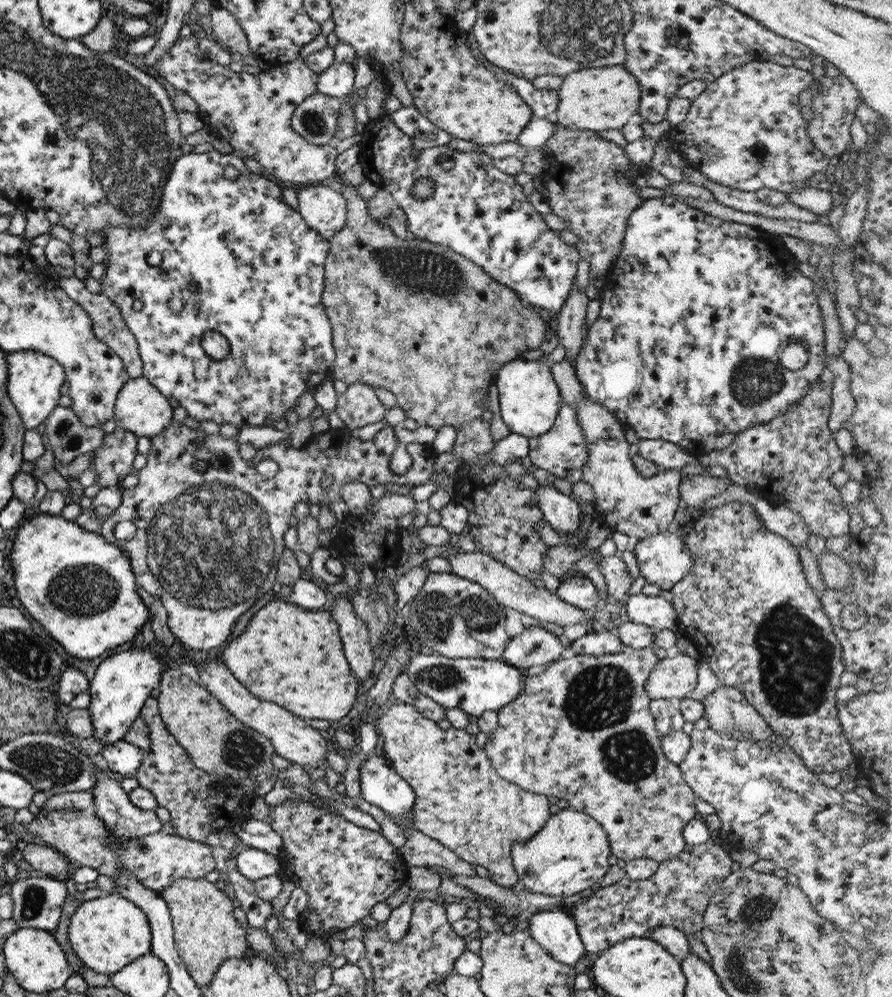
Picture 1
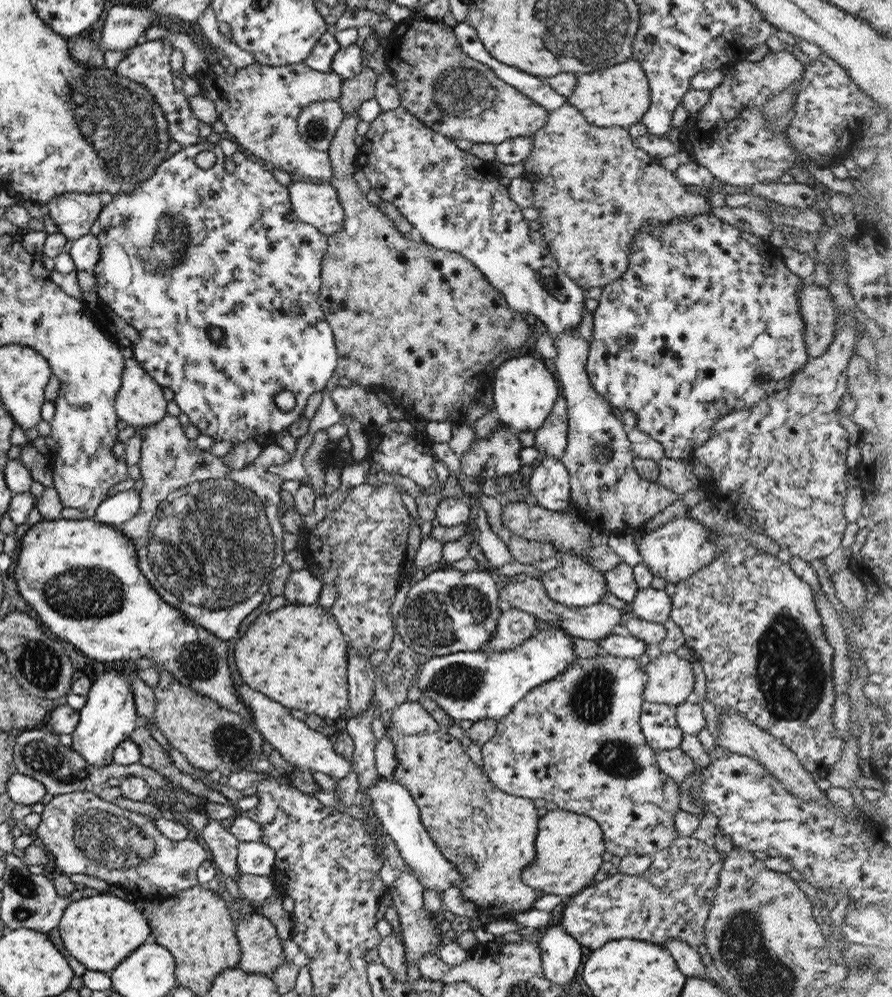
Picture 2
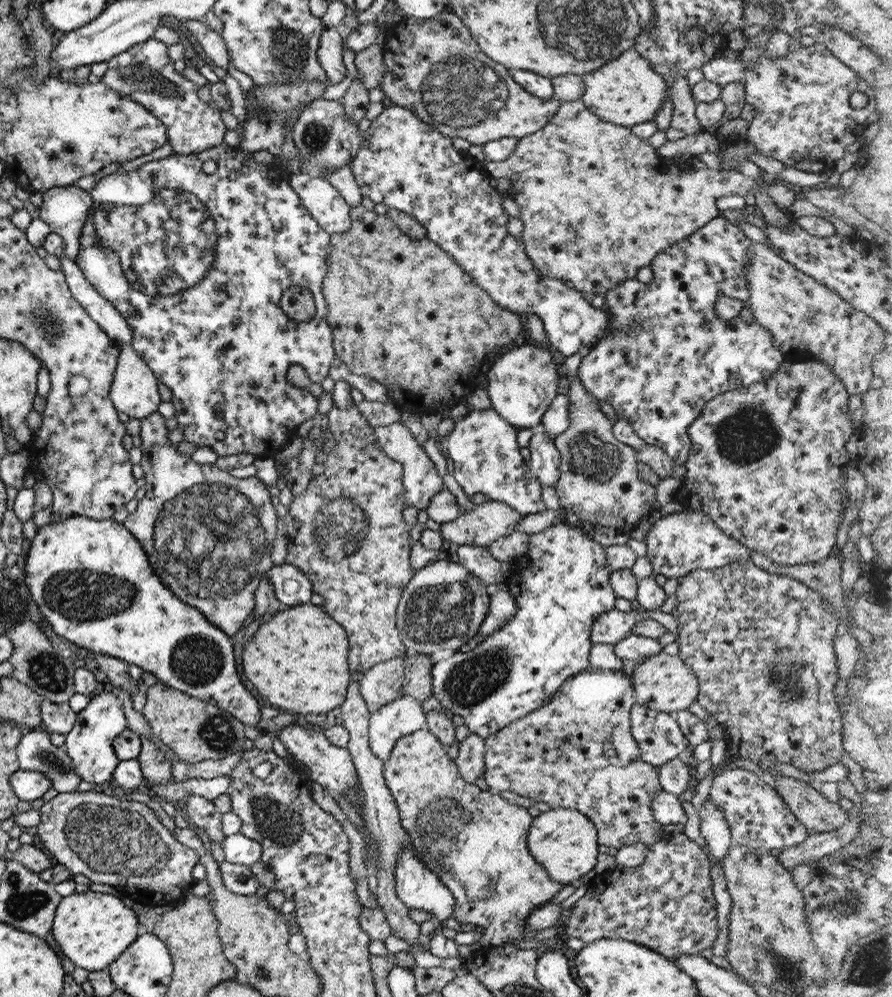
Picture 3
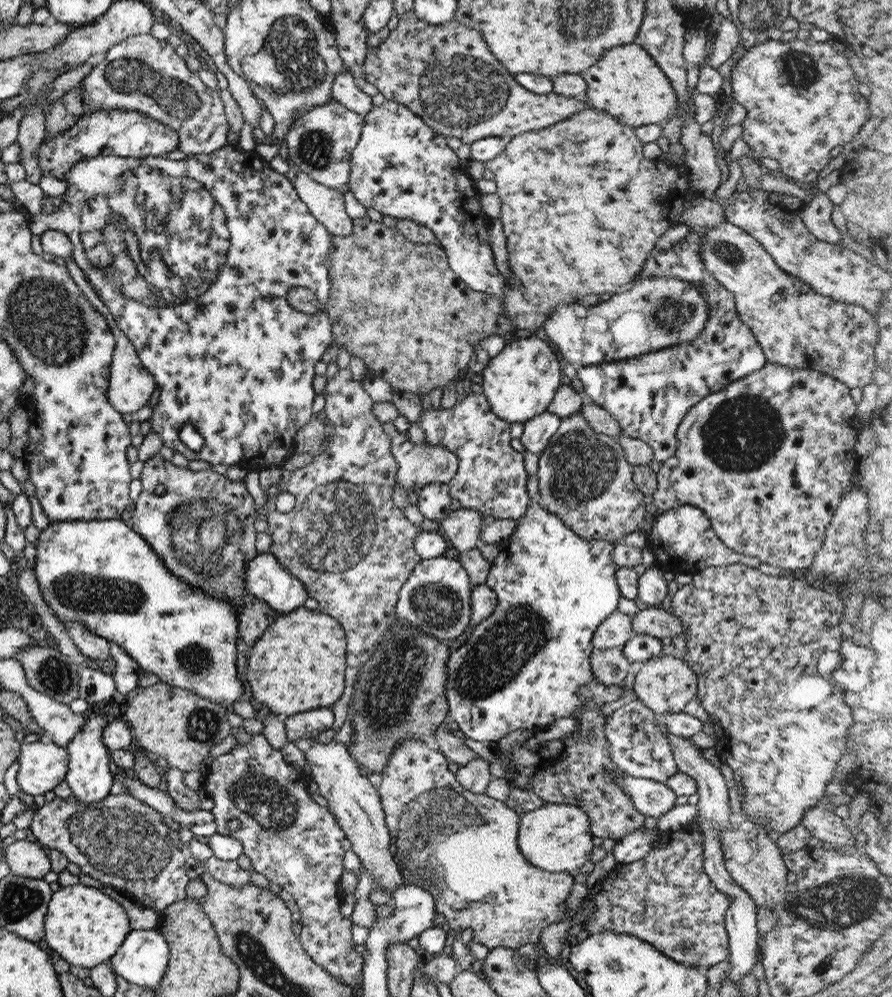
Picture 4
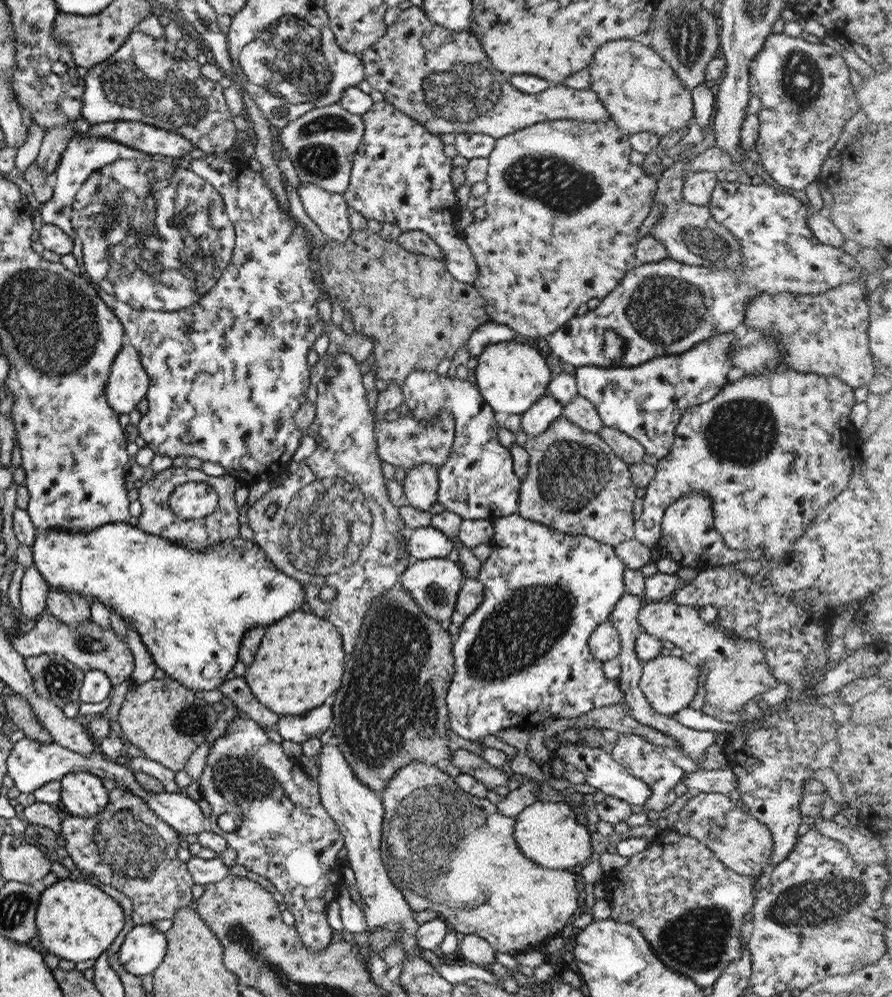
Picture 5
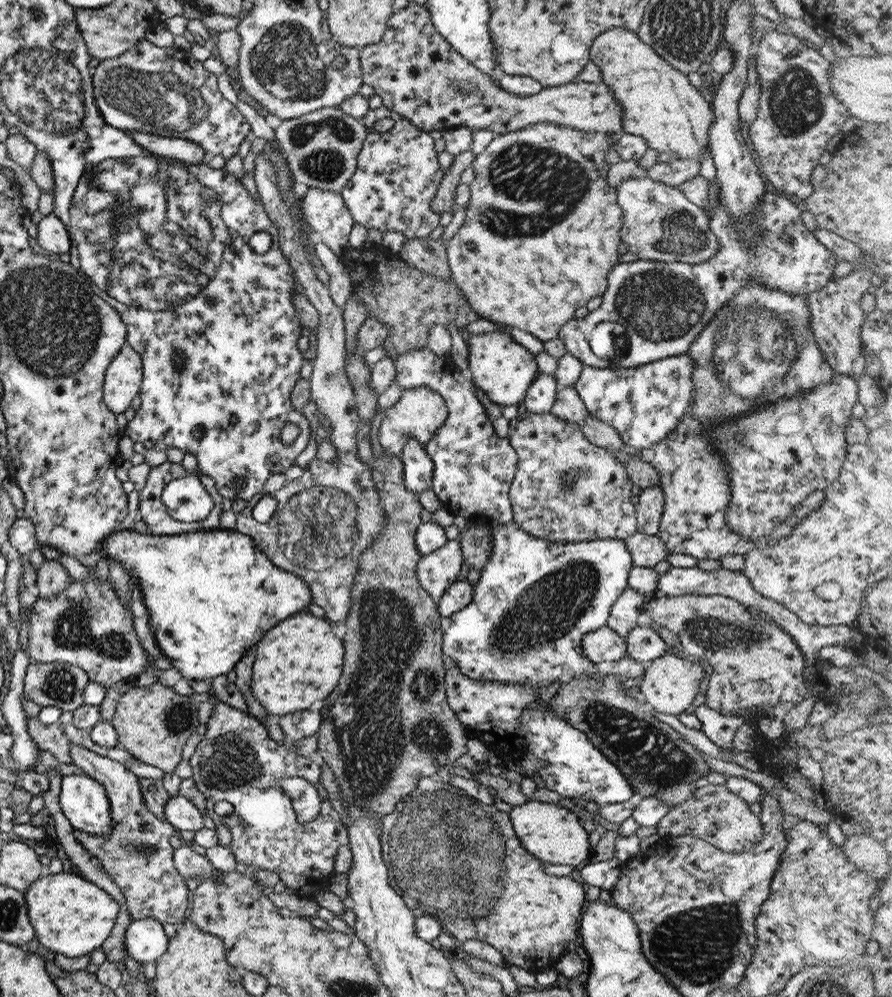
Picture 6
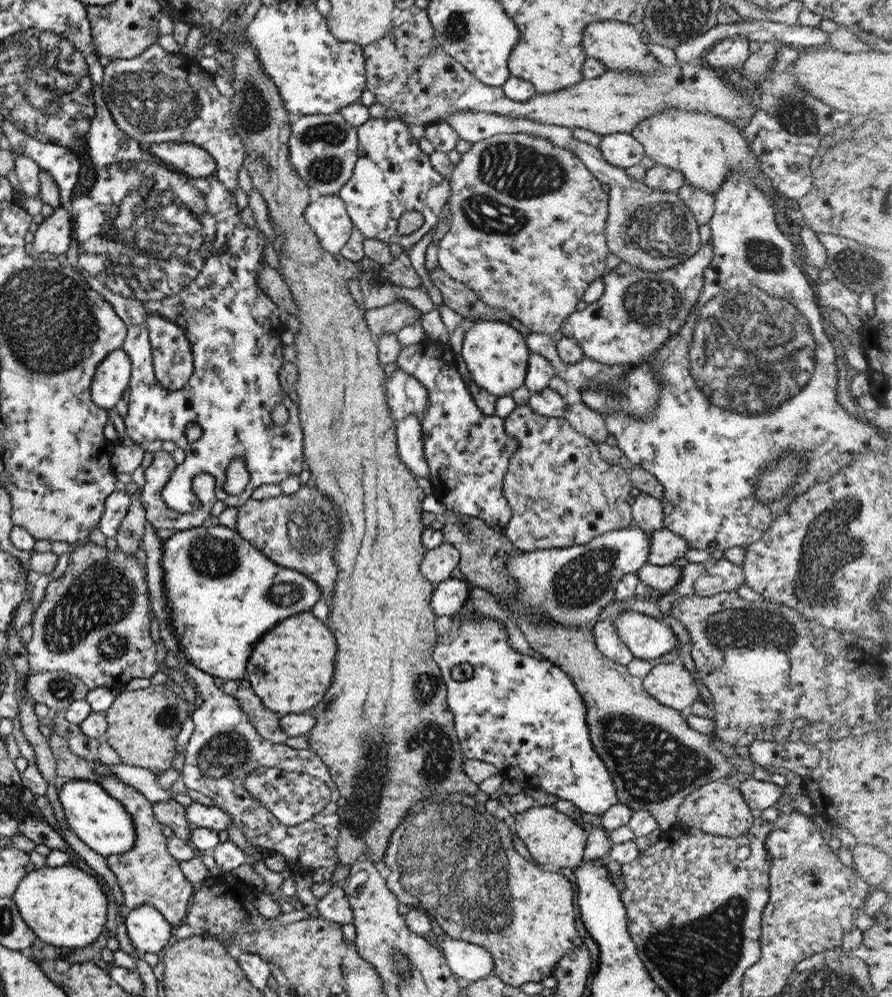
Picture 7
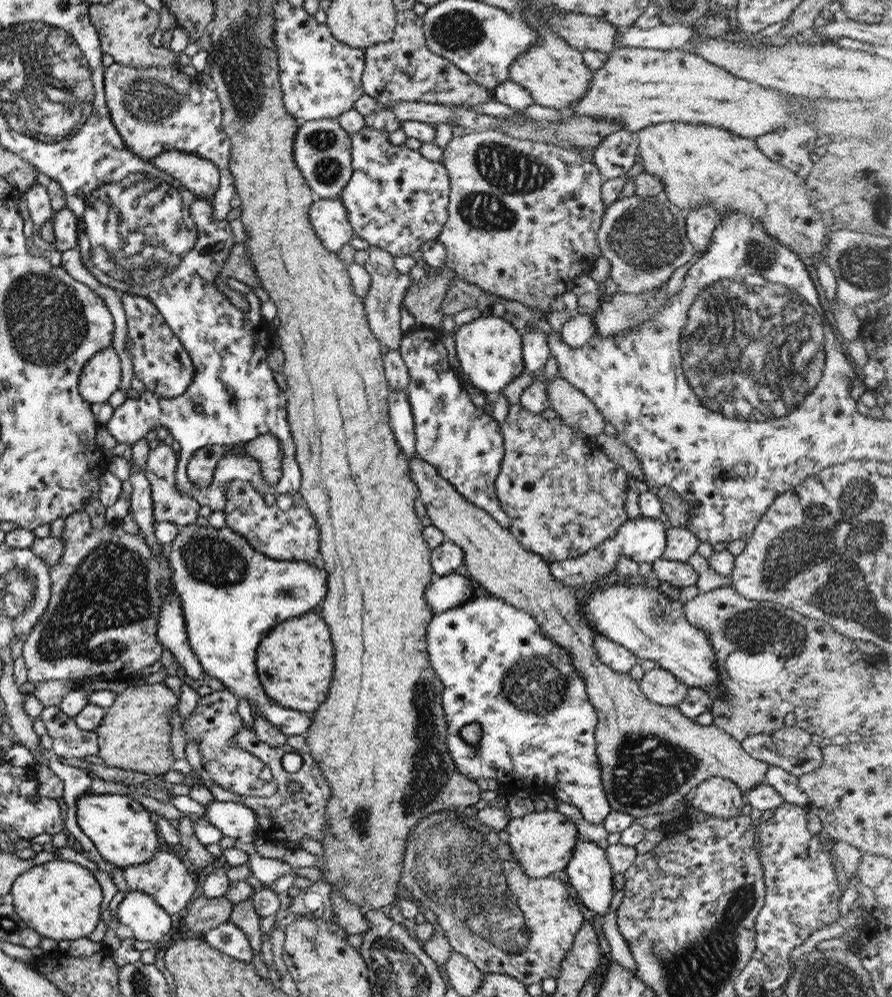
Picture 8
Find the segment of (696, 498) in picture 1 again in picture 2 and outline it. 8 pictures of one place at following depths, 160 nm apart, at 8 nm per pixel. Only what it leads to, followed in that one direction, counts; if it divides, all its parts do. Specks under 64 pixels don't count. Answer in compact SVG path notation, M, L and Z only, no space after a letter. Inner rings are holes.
M663 459L656 462L658 466L658 484L682 496L685 492L698 489L701 480L693 474L691 466L681 460Z

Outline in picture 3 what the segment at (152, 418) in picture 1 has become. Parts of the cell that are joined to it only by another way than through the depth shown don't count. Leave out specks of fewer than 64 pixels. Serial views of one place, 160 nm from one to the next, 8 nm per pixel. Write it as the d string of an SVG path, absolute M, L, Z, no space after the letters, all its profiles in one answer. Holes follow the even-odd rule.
M119 342L117 348L119 354L108 395L117 413L122 412L129 418L141 421L143 417L156 412L157 405L161 402L157 393L158 380L129 344Z

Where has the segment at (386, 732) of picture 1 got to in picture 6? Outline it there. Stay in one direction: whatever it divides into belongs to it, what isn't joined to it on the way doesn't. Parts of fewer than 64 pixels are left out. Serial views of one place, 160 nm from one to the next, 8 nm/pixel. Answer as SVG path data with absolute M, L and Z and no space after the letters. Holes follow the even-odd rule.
M436 775L433 776L416 776L415 779L415 788L411 789L411 792L404 797L401 797L394 806L394 809L387 813L385 816L380 818L380 853L383 859L383 862L386 866L387 876L388 876L388 885L392 887L393 891L398 895L401 896L402 902L405 906L409 907L410 909L420 909L424 912L424 914L429 914L435 917L435 919L440 923L441 929L443 932L447 933L452 938L455 938L457 944L461 944L465 942L465 940L479 940L479 942L485 942L492 946L497 952L501 953L501 957L505 960L506 965L507 963L512 964L520 969L524 969L529 971L533 975L541 972L542 970L549 969L550 967L554 967L554 965L559 961L559 958L564 953L564 948L569 943L573 943L576 937L576 928L577 928L577 920L579 920L579 915L581 914L581 908L583 908L583 902L585 902L585 897L583 897L583 886L571 877L567 876L553 876L549 874L545 874L543 871L543 863L540 860L537 860L534 856L531 856L521 845L518 841L518 838L515 836L514 830L512 829L508 813L501 812L495 809L494 805L486 805L480 803L478 800L475 800L472 796L465 795L461 789L454 789L452 785L443 783L443 780L437 778ZM477 846L479 846L479 856L477 856ZM419 854L419 856L417 856ZM443 882L453 882L453 888L445 888L443 886Z

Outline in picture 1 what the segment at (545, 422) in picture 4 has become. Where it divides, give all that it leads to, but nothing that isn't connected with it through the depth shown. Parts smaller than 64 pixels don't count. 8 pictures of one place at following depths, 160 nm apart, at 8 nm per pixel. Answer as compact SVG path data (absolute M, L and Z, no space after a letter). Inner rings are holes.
M538 486L535 498L542 520L560 534L572 534L580 526L580 508L571 497L547 486Z

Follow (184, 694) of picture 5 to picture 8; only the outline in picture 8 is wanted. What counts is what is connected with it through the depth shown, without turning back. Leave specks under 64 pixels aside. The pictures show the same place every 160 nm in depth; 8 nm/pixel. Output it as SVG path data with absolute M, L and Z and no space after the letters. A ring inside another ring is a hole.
M163 682L142 685L132 683L116 694L114 702L104 708L100 723L93 730L96 734L96 756L109 767L120 768L136 774L163 775L174 762L169 736L169 714L176 708L178 698Z

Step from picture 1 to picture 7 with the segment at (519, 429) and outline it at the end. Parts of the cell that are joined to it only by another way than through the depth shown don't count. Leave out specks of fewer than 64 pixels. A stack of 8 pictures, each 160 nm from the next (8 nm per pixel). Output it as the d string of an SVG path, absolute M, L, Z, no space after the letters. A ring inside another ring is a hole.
M475 320L465 330L460 355L476 385L493 396L502 397L524 384L528 353L524 336L507 323Z

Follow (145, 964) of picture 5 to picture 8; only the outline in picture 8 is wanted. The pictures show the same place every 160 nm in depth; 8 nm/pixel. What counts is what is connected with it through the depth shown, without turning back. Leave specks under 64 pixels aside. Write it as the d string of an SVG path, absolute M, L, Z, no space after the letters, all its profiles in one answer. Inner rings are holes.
M128 890L117 907L117 920L129 928L133 939L157 944L169 935L172 916L147 894Z

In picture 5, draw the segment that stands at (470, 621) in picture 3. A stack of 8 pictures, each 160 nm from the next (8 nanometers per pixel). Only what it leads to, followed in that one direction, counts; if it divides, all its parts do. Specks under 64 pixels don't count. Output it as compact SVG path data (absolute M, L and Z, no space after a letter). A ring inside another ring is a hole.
M454 556L427 560L412 560L398 576L398 582L408 592L413 602L446 630L457 600L458 590L465 578Z

